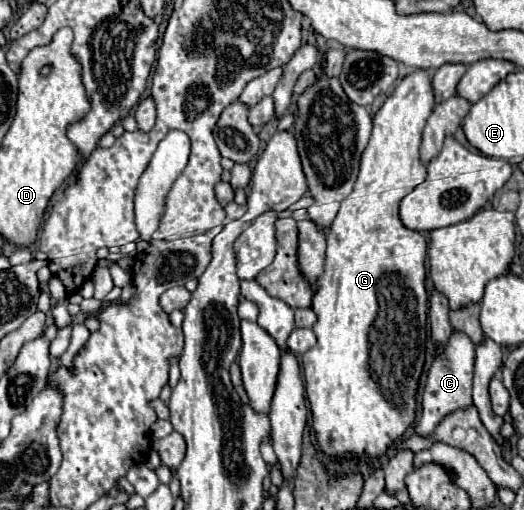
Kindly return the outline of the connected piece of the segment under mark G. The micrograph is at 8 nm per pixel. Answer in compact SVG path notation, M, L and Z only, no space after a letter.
M413 70L403 76L383 106L373 114L373 132L365 152L353 192L341 202L341 210L327 232L325 272L313 294L317 324L313 332L317 344L303 354L305 392L313 410L313 428L321 450L329 456L349 454L371 462L385 454L389 444L403 436L415 420L415 392L425 362L425 238L403 226L399 202L427 176L427 166L419 158L421 132L435 108L431 76L427 70Z

